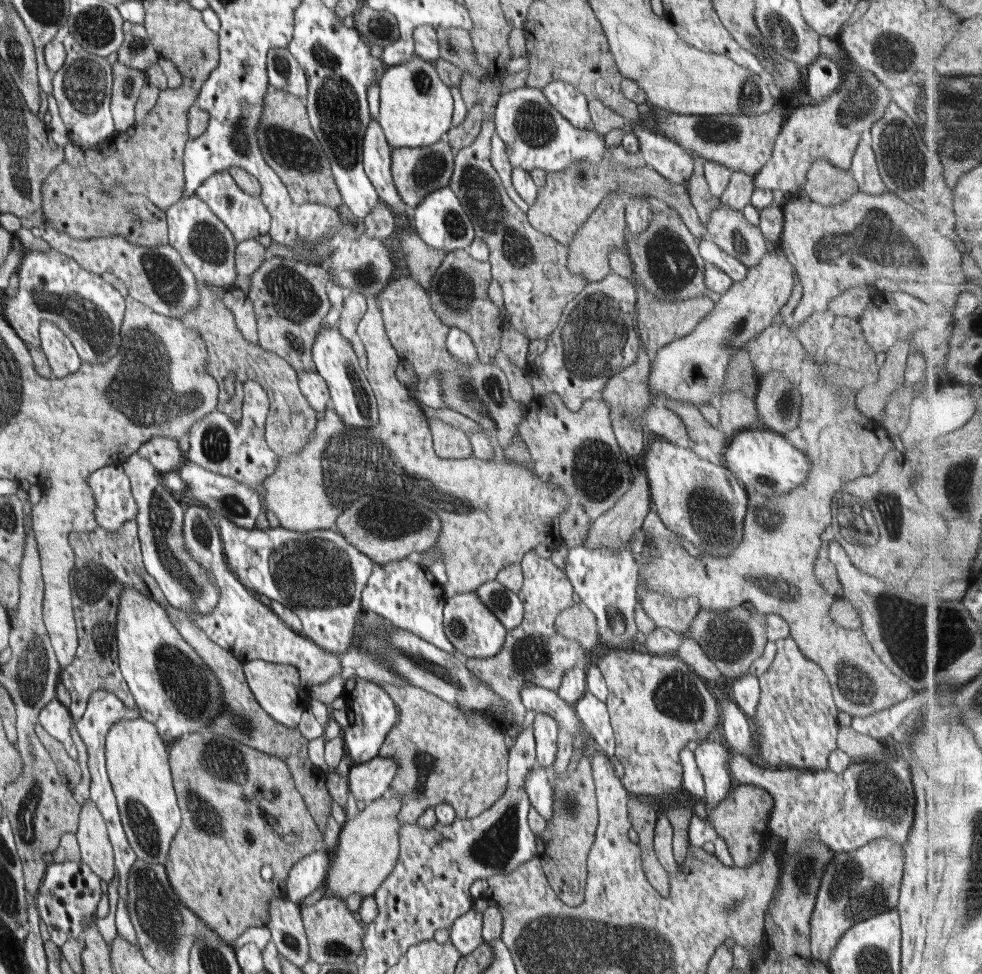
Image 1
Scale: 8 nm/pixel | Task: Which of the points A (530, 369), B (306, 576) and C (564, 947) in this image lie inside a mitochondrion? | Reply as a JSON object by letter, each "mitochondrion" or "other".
{"A":"other","B":"mitochondrion","C":"mitochondrion"}

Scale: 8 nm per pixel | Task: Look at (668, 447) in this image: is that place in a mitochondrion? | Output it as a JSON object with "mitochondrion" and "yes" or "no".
{"mitochondrion":"no"}

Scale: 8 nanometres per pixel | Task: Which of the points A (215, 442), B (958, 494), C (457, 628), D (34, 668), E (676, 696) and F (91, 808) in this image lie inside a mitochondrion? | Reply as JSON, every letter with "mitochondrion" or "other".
{"A":"mitochondrion","B":"mitochondrion","C":"mitochondrion","D":"mitochondrion","E":"mitochondrion","F":"other"}

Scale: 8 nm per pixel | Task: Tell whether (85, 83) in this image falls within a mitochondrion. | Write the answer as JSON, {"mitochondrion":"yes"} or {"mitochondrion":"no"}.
{"mitochondrion":"yes"}

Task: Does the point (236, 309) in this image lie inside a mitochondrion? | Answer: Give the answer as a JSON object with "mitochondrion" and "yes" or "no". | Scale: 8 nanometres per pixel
{"mitochondrion":"no"}

